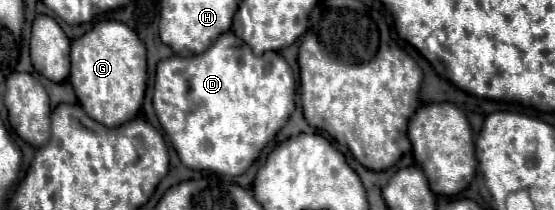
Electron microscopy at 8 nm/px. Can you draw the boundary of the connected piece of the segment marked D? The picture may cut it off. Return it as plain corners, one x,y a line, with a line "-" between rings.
228,31
220,35
220,39
216,39
216,43
208,51
200,55
172,55
158,63
154,83
154,109
182,165
196,171
214,171
220,175
236,177
254,163
260,151
286,125
296,107
294,93
296,83
292,69
280,53
268,51
264,53
264,57
256,57
248,43

